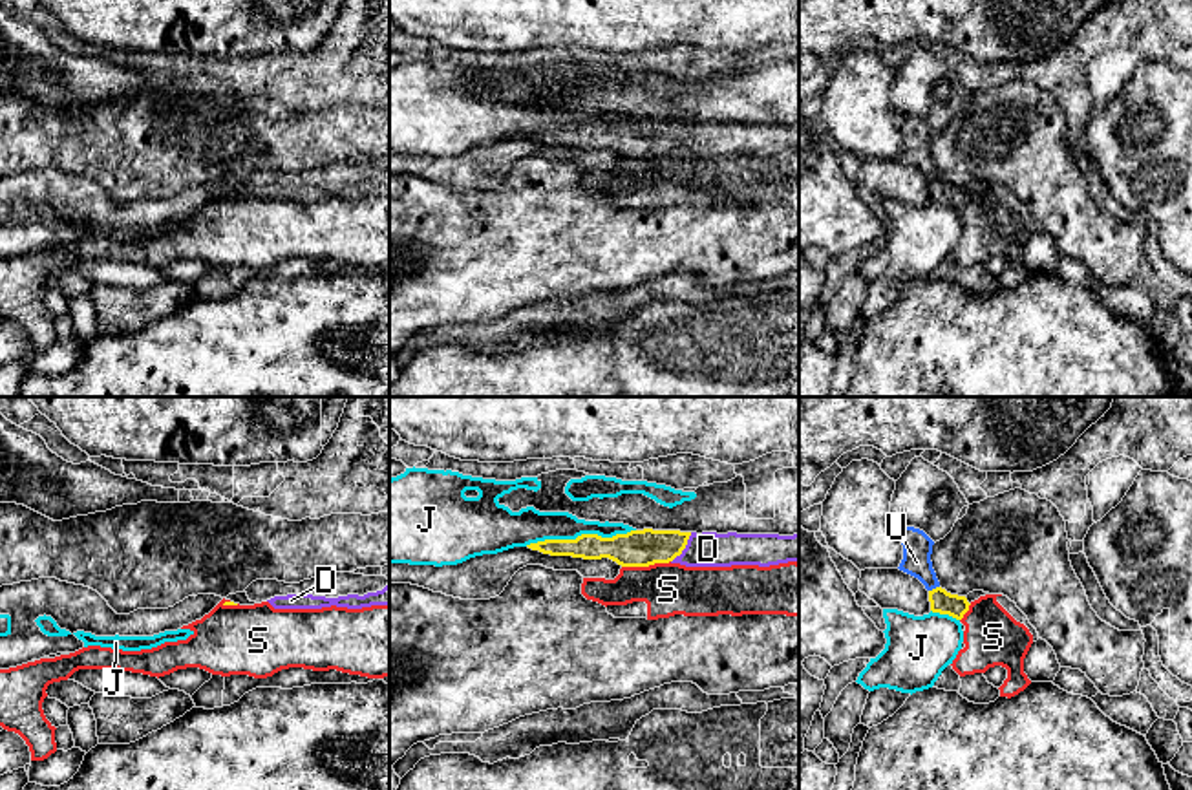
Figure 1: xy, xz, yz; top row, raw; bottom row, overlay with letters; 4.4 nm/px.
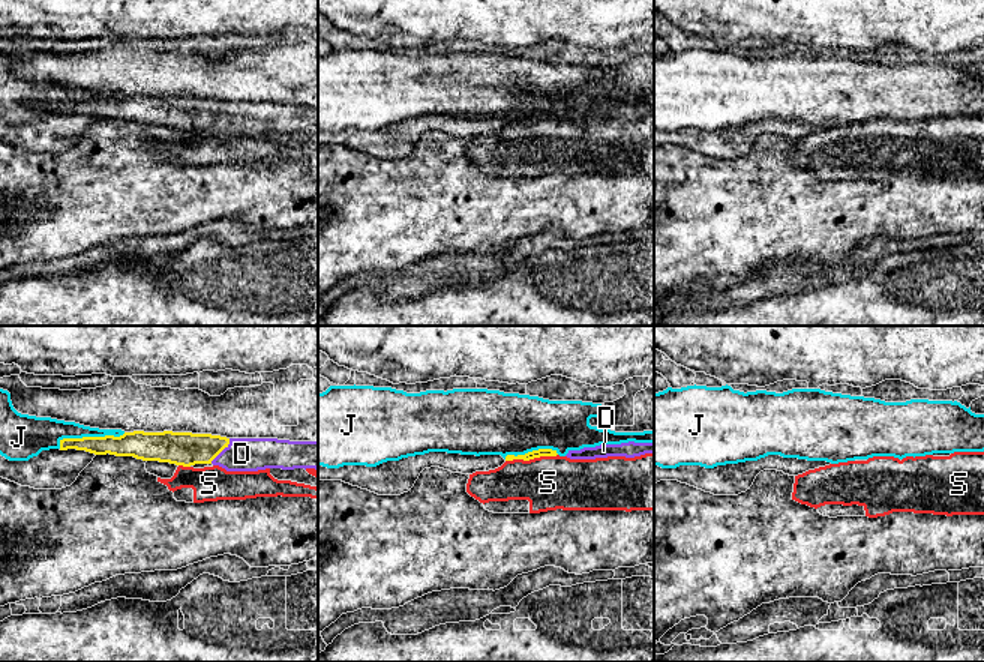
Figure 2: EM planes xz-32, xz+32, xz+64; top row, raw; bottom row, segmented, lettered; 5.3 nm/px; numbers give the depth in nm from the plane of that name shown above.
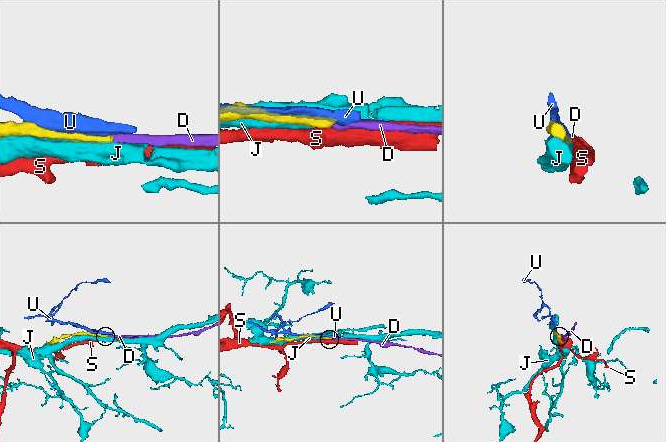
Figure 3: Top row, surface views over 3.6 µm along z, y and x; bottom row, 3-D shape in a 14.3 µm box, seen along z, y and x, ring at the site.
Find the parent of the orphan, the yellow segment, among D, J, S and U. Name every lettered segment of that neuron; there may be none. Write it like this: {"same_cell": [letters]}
{"same_cell": ["D"]}

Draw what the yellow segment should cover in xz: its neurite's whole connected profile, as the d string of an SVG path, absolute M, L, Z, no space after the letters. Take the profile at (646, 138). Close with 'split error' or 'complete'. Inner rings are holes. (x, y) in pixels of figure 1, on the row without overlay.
M644 119L612 128L581 124L576 130L545 130L527 137L550 146L609 148L622 157L649 157L669 152L686 157L799 154L799 124L697 124Z | split error

